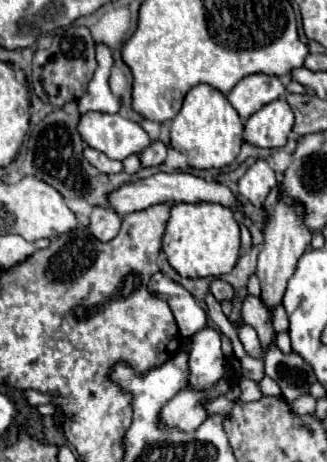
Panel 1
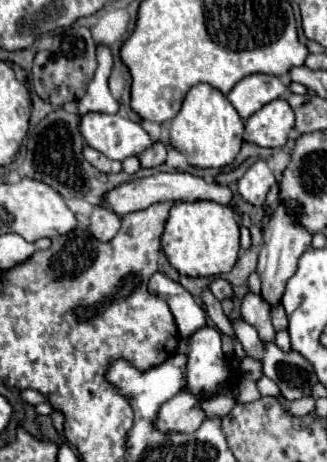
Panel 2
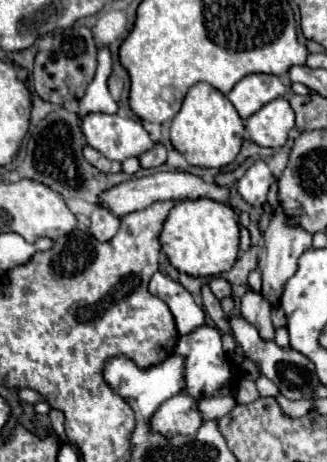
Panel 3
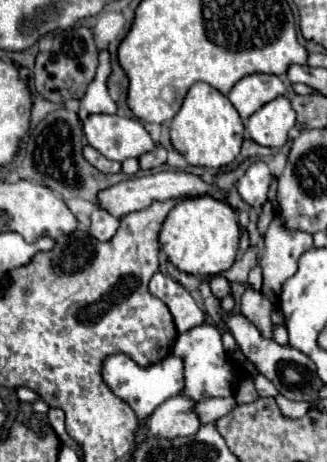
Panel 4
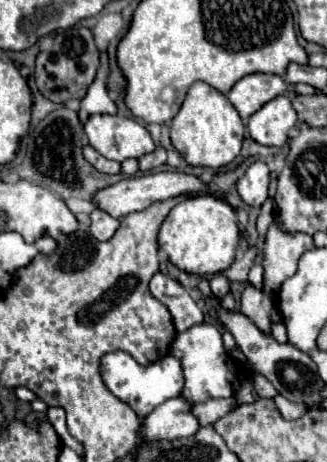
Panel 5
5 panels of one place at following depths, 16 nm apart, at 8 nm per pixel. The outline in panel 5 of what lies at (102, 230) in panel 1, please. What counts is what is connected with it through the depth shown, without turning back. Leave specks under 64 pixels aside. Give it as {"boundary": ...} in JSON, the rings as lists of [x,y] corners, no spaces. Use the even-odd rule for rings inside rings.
{"boundary":[[[96,208],[96,210],[90,214],[90,218],[92,218],[90,234],[92,234],[96,240],[110,240],[110,238],[116,234],[118,226],[120,226],[120,222],[118,222],[116,218],[112,218],[108,212],[104,212],[104,210],[100,210],[100,208]]]}

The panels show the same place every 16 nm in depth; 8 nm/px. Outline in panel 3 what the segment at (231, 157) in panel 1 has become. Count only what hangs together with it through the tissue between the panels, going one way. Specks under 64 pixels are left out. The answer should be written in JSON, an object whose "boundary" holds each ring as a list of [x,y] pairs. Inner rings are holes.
{"boundary":[[[200,82],[188,90],[180,112],[174,116],[170,126],[170,140],[172,146],[186,156],[188,164],[198,168],[222,168],[234,162],[240,152],[244,140],[244,122],[222,92],[210,84]]]}

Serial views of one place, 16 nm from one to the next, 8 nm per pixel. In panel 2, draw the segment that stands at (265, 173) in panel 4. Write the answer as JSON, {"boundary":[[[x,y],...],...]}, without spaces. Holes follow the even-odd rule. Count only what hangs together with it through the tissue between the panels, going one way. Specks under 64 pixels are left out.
{"boundary":[[[258,160],[238,180],[238,192],[246,202],[254,204],[256,208],[262,208],[266,194],[274,184],[276,184],[274,172],[268,168],[268,164],[264,160]]]}

